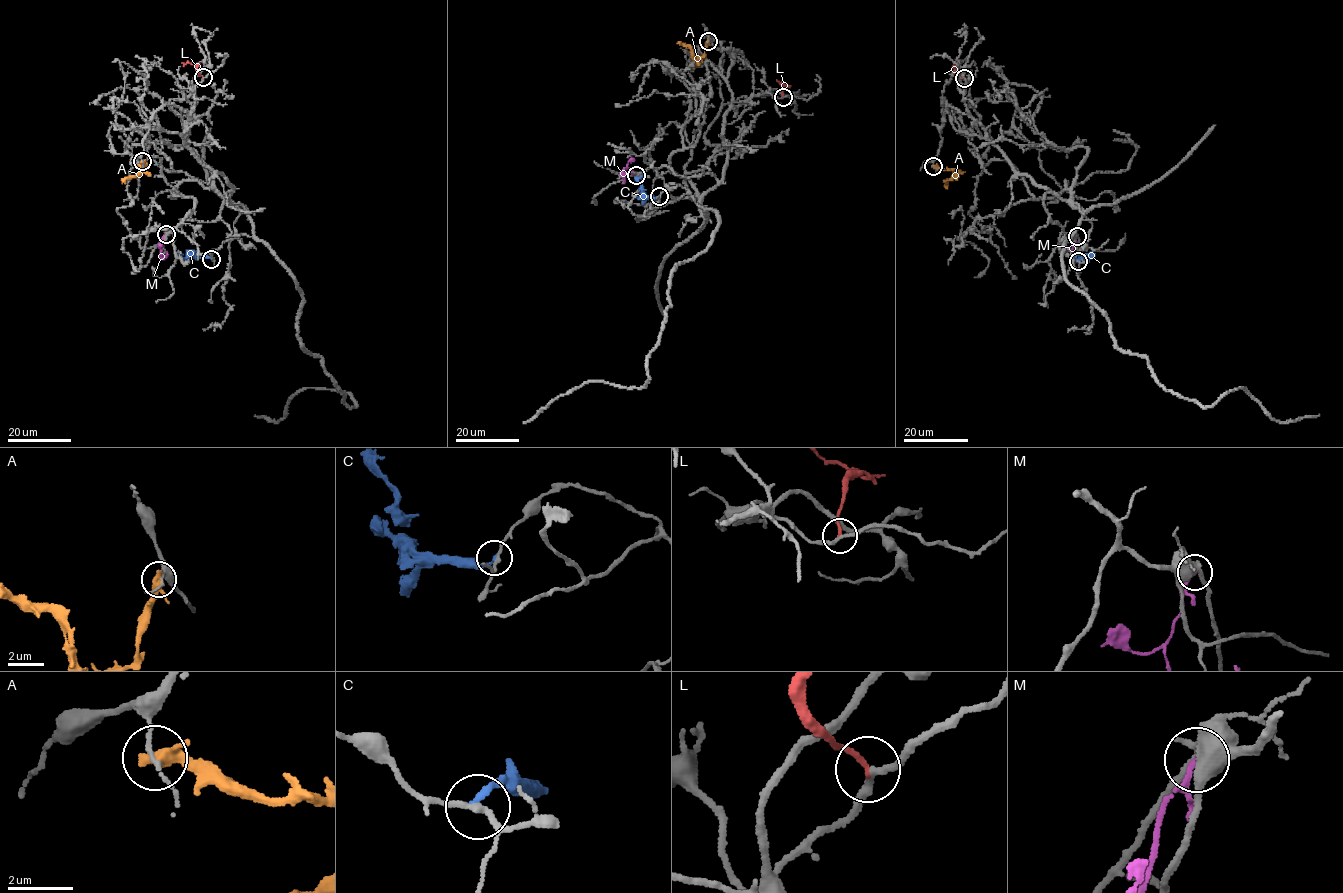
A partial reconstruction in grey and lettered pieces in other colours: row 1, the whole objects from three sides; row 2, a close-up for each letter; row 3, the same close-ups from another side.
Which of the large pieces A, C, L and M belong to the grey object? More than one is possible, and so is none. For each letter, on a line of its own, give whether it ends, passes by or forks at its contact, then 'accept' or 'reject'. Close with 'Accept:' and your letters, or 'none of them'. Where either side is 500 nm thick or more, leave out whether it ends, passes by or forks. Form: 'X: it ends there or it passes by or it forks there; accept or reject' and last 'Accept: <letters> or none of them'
A: it passes by; reject
C: it ends there; reject
L: it ends there; reject
M: it passes by; reject
Accept: none of them

